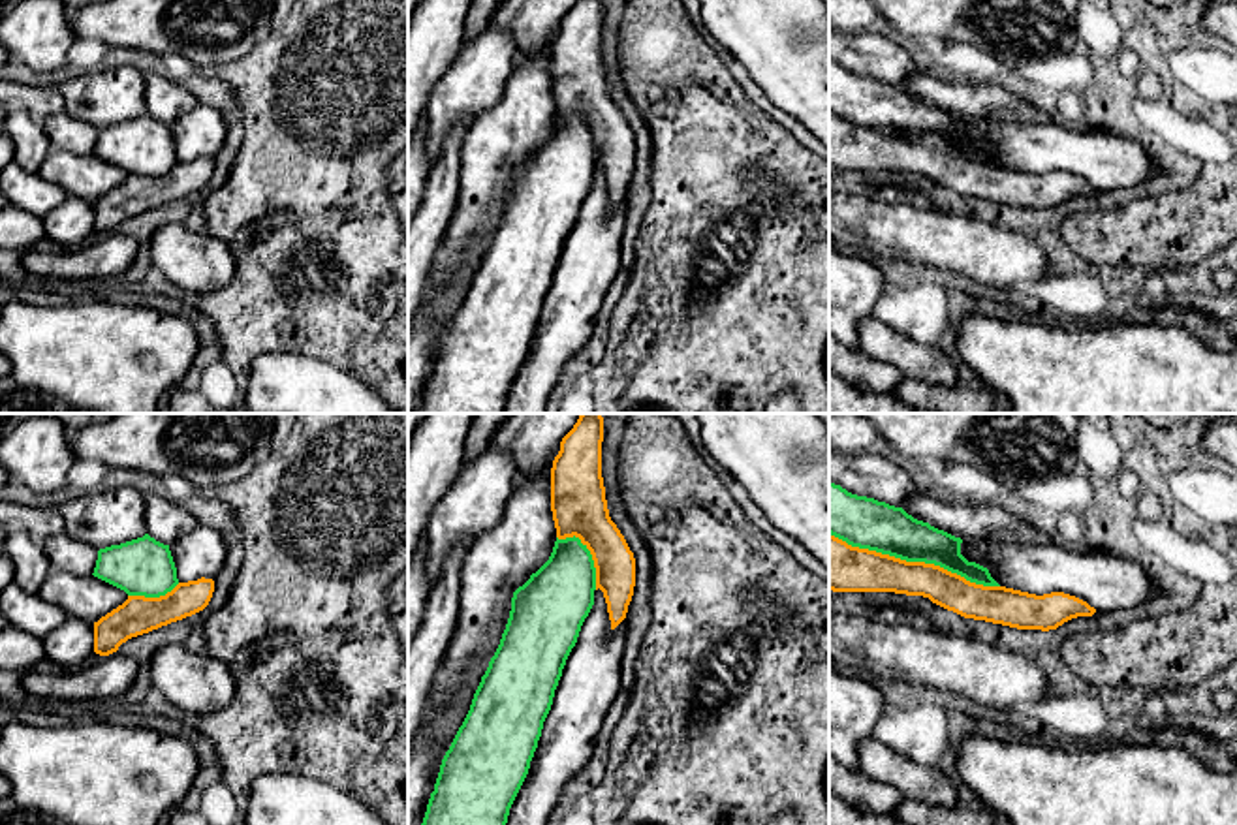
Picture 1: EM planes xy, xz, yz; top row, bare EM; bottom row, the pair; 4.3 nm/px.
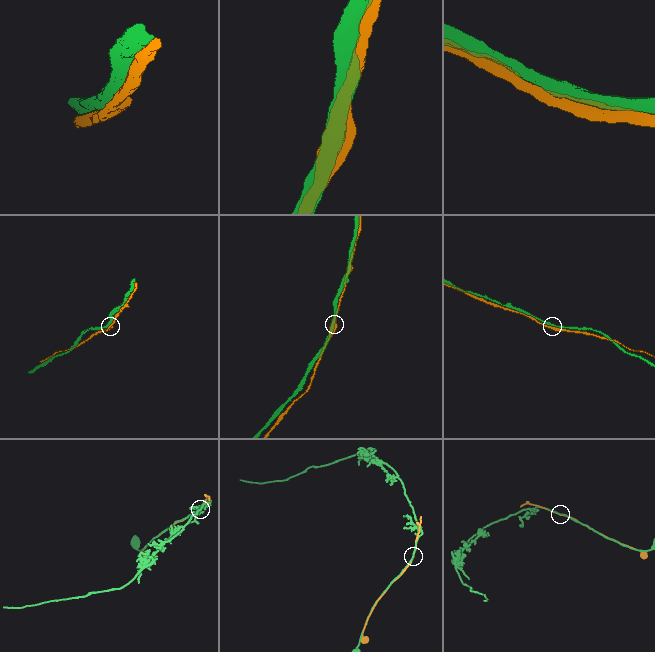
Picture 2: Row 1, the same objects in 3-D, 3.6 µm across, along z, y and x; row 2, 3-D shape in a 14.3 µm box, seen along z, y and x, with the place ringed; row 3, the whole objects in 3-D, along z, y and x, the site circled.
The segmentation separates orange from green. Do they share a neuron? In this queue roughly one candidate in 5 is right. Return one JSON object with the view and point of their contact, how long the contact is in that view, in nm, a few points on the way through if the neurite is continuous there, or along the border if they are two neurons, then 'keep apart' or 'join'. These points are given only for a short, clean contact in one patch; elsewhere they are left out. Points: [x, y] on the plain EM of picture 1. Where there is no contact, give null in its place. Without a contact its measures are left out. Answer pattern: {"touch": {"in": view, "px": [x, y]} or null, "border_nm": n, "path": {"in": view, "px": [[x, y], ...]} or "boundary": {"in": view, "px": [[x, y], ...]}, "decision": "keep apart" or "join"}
{"touch": {"in": "yz", "px": [914, 141]}, "border_nm": 750, "decision": "keep apart"}

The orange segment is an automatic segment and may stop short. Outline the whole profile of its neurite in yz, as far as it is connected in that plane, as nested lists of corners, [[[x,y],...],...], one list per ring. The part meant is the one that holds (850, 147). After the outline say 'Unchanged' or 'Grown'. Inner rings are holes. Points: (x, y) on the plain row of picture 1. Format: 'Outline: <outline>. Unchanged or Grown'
Outline: [[[831,113],[829,169],[923,175],[964,197],[1017,209],[1049,210],[1096,192],[1087,180],[1064,171],[1036,175],[1006,165],[983,165],[934,143],[852,126]]]. Unchanged

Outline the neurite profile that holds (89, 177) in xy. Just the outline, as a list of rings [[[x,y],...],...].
[[[51,148],[39,177],[60,186],[68,195],[98,201],[128,179],[128,173],[94,154],[77,156],[62,148]]]

